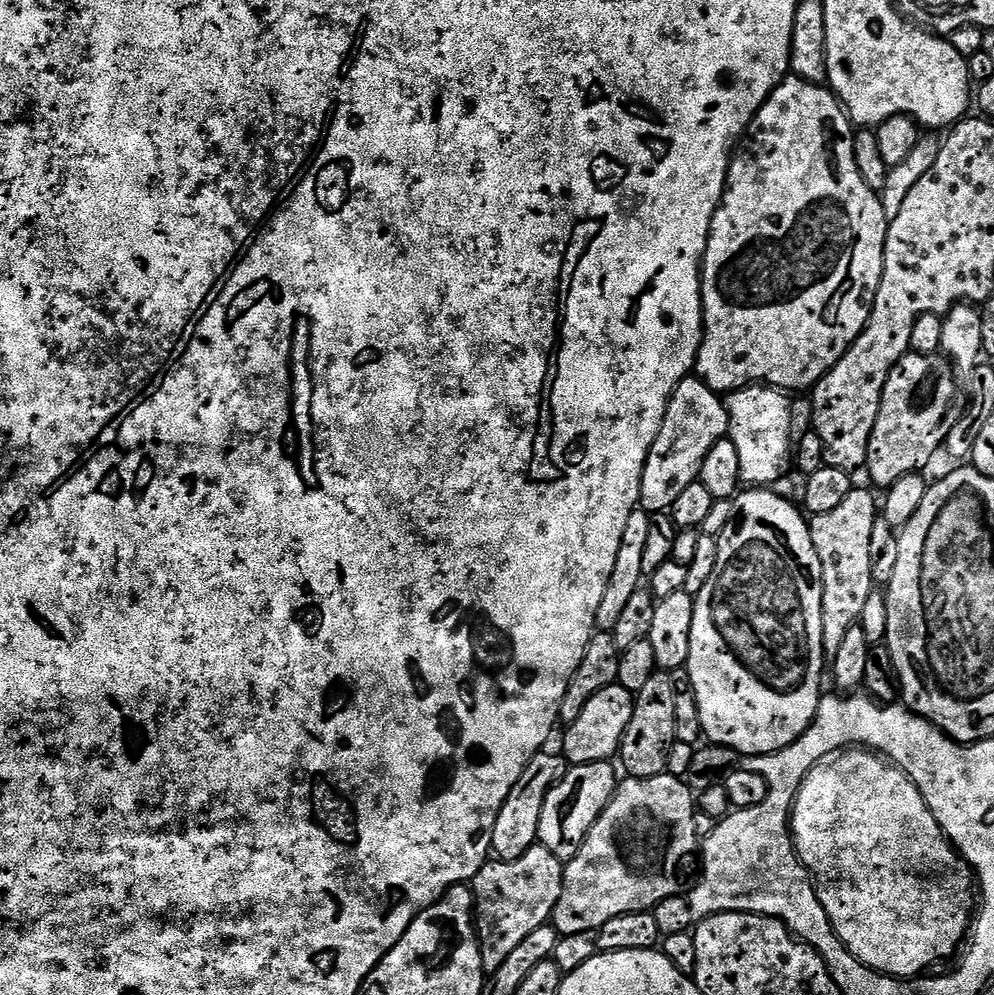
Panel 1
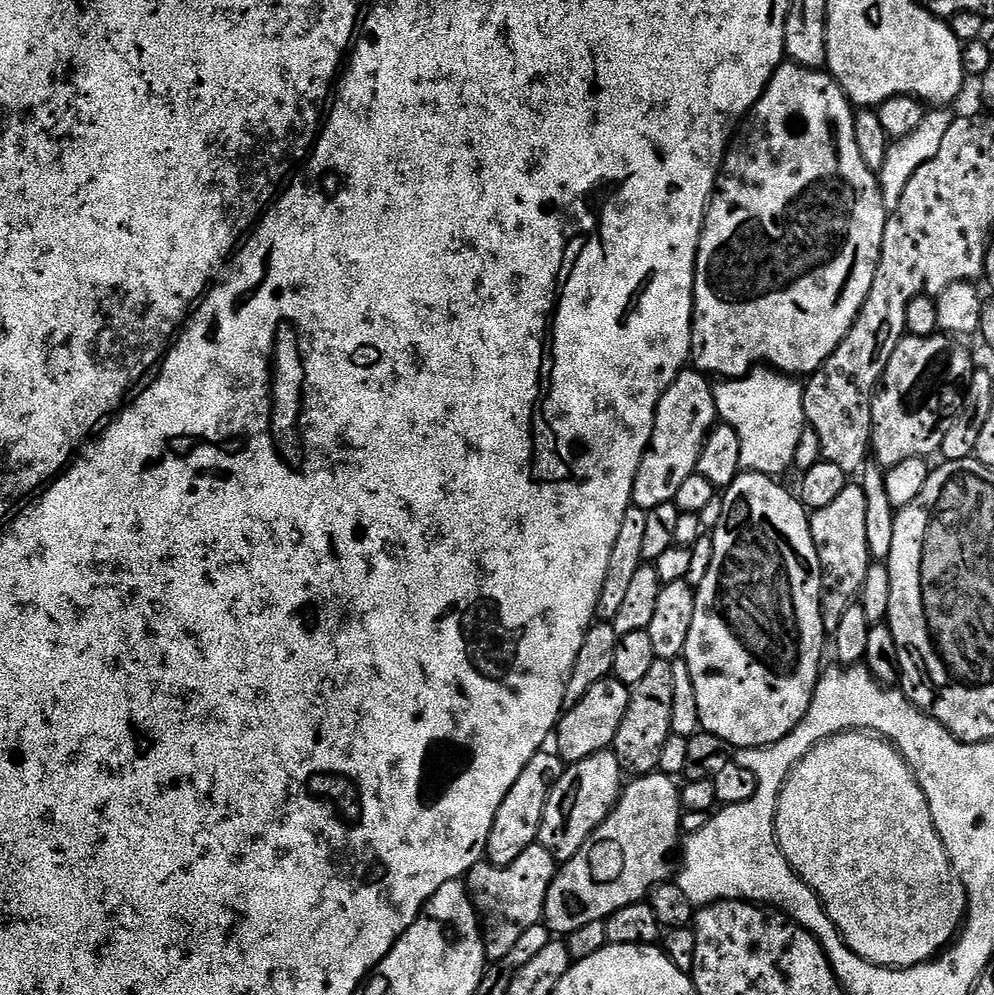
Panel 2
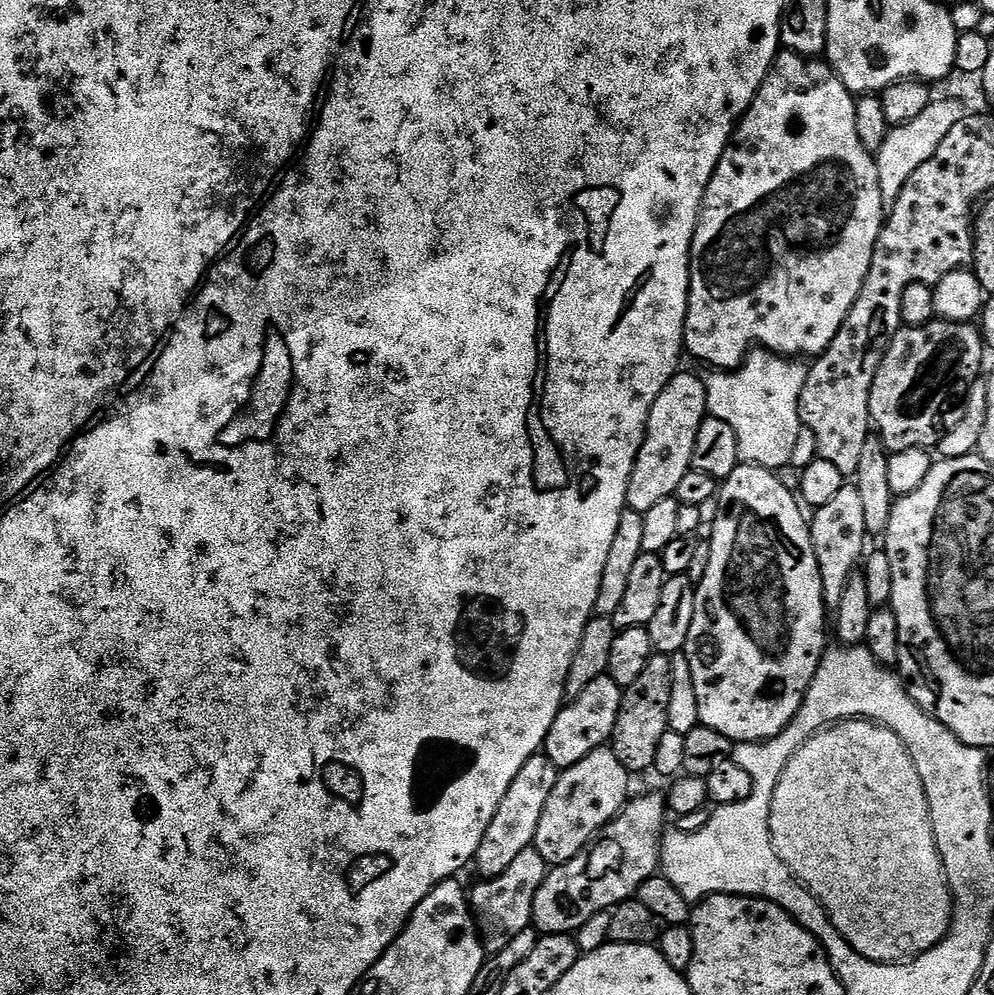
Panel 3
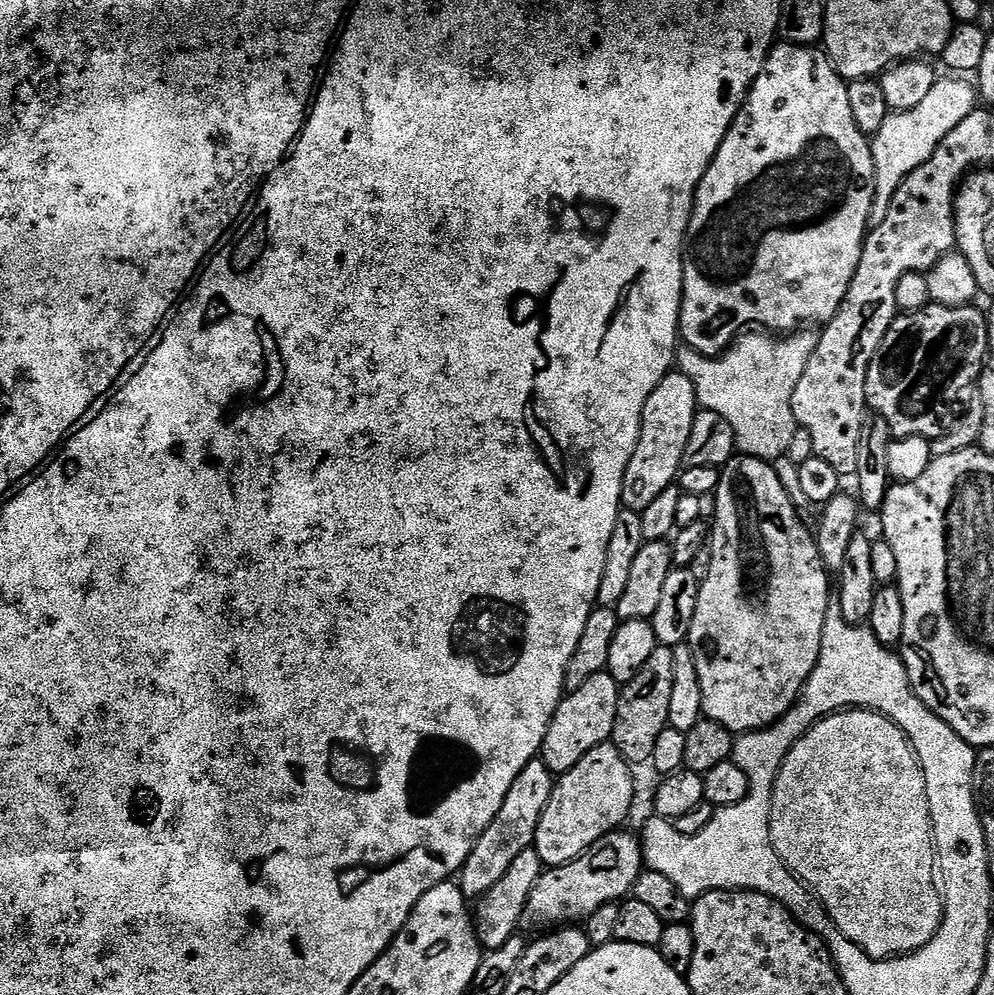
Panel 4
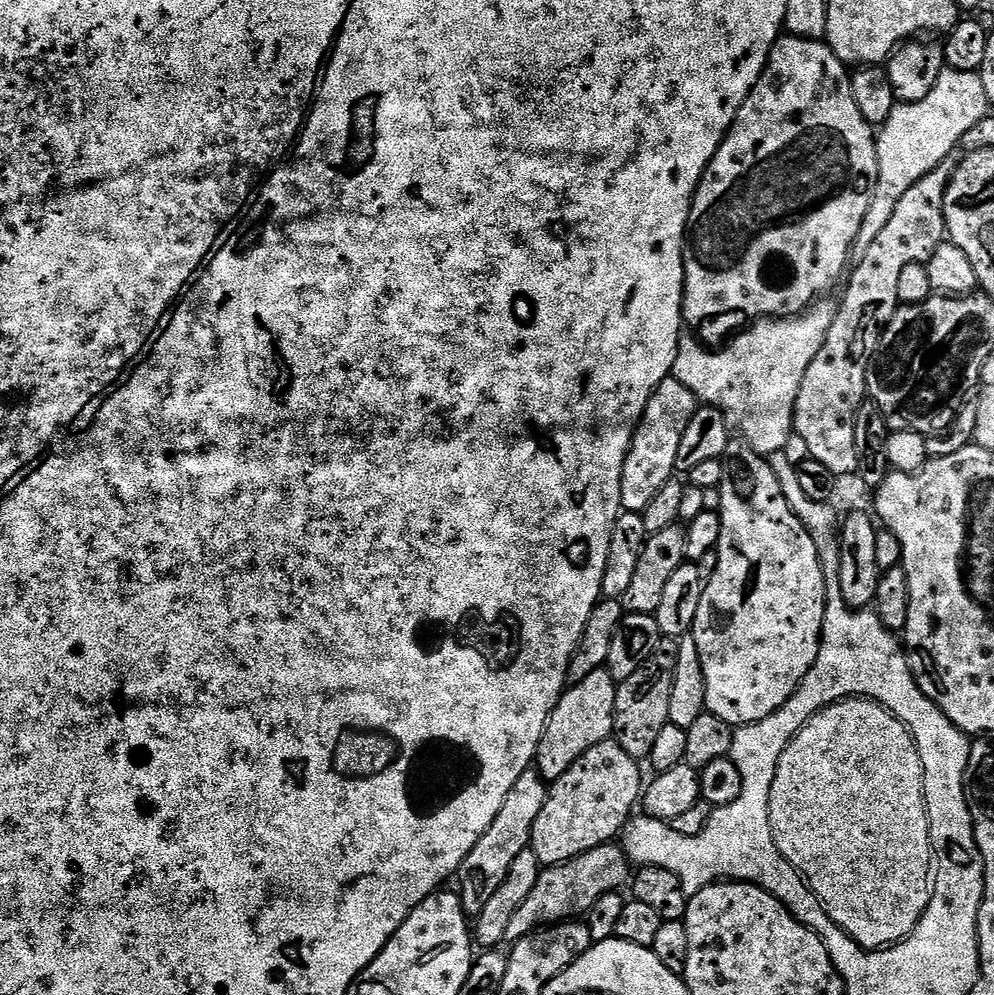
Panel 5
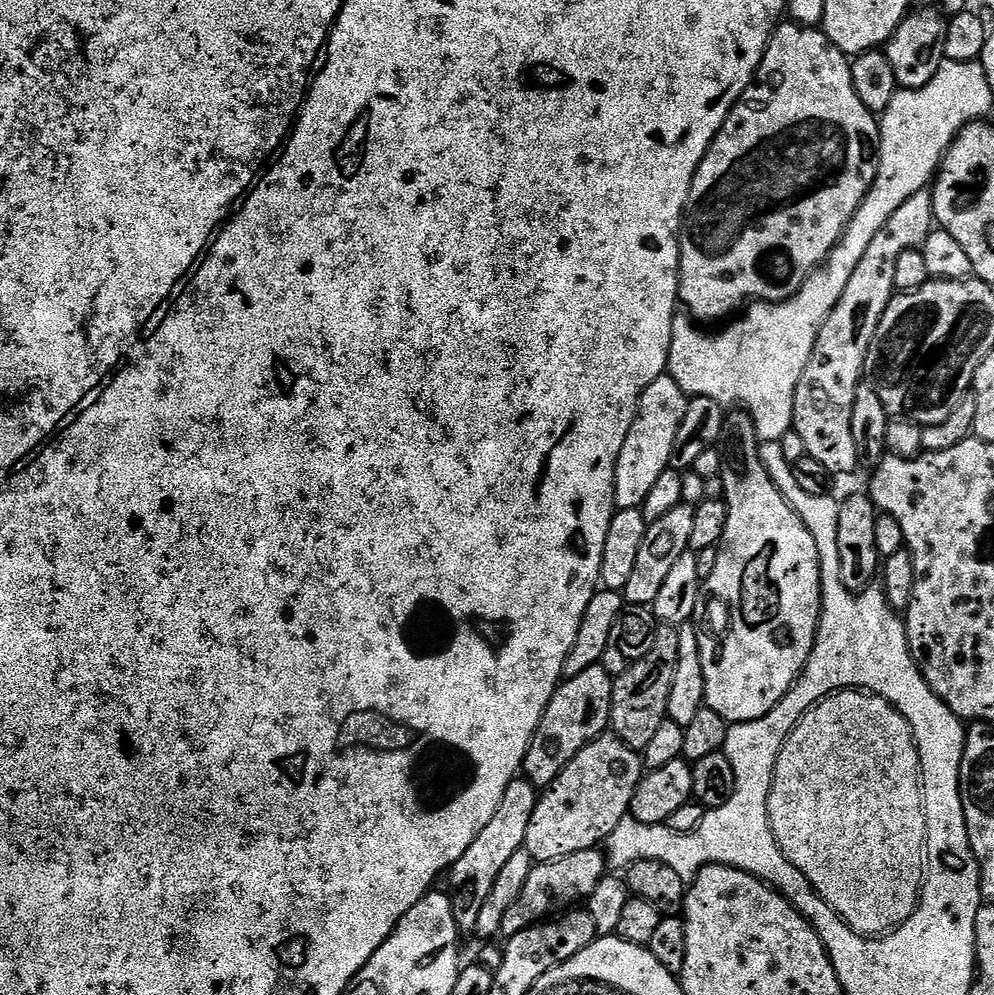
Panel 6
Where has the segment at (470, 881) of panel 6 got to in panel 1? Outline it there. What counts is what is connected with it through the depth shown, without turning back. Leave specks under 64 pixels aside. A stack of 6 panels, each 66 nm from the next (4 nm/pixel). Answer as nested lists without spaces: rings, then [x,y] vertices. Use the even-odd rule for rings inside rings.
[[[542,750],[526,766],[522,778],[514,782],[514,790],[502,802],[502,810],[494,822],[492,831],[491,855],[497,860],[517,860],[526,854],[526,850],[537,847],[538,844],[538,822],[542,818],[542,806],[548,790],[554,787],[570,767],[563,755],[556,756],[549,750]]]

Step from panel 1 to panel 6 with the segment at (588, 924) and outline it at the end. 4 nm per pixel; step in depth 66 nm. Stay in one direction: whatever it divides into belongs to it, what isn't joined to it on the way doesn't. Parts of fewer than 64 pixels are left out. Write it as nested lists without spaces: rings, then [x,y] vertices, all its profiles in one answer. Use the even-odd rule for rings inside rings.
[[[599,847],[587,848],[586,850],[578,850],[569,856],[563,856],[557,860],[551,860],[545,864],[533,863],[530,870],[530,878],[526,878],[526,886],[522,886],[522,894],[518,894],[518,902],[514,902],[514,906],[510,906],[510,910],[506,910],[506,918],[502,918],[502,926],[500,927],[500,936],[507,938],[518,934],[522,930],[526,930],[532,924],[539,924],[551,917],[553,914],[563,913],[565,910],[571,909],[579,902],[587,901],[590,894],[594,894],[594,886],[598,886],[598,882],[606,875],[606,856]]]

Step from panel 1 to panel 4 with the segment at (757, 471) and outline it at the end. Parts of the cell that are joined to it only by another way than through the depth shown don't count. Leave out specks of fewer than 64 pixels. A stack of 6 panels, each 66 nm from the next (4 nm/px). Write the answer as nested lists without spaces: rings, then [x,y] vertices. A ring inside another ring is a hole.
[[[752,330],[741,335],[722,356],[703,356],[687,346],[681,347],[676,354],[675,367],[694,382],[697,405],[703,411],[722,414],[722,418],[730,422],[736,447],[743,455],[775,462],[778,478],[797,506],[807,505],[808,499],[798,482],[798,465],[784,457],[788,455],[798,427],[792,409],[794,390],[798,382],[802,382],[802,374],[806,374],[817,339],[817,333],[812,330],[781,336]]]

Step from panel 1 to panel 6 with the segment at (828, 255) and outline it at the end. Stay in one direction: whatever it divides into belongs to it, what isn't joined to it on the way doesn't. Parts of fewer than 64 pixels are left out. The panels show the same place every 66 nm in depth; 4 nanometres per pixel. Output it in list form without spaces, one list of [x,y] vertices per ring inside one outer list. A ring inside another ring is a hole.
[[[781,22],[768,40],[764,57],[752,85],[740,95],[740,100],[730,110],[722,130],[714,138],[707,154],[702,158],[692,179],[688,207],[680,229],[680,295],[679,303],[686,307],[687,315],[704,326],[712,326],[715,320],[727,321],[737,310],[749,302],[775,302],[788,300],[806,282],[806,278],[827,260],[840,235],[846,230],[850,218],[862,206],[866,194],[876,177],[876,165],[880,150],[880,121],[858,98],[852,81],[852,65],[834,42],[819,27],[795,22]]]

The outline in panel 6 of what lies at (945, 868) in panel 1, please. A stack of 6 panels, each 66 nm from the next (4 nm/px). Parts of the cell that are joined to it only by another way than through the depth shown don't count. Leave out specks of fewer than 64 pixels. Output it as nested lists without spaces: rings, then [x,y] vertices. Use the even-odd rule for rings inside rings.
[[[841,690],[833,692],[825,700],[820,700],[794,726],[788,740],[778,754],[778,762],[774,766],[772,785],[768,795],[768,817],[774,838],[782,850],[782,854],[814,886],[814,890],[846,923],[863,936],[875,938],[885,932],[892,931],[899,924],[905,924],[914,914],[916,903],[920,901],[920,890],[926,879],[926,814],[924,813],[924,787],[920,784],[920,755],[914,734],[902,718],[902,714],[890,702],[881,696],[873,696],[863,690]]]

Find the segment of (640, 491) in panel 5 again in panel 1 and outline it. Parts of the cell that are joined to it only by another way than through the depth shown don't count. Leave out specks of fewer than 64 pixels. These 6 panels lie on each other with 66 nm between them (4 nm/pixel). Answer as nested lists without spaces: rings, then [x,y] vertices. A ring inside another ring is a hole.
[[[686,378],[674,390],[668,403],[666,418],[662,422],[662,430],[658,430],[658,438],[648,452],[646,466],[642,470],[640,483],[640,503],[649,514],[664,514],[674,506],[674,501],[686,491],[686,486],[697,483],[700,479],[702,462],[706,462],[706,454],[710,454],[710,446],[714,442],[728,436],[728,410],[725,401],[710,386],[706,386],[699,378]]]

